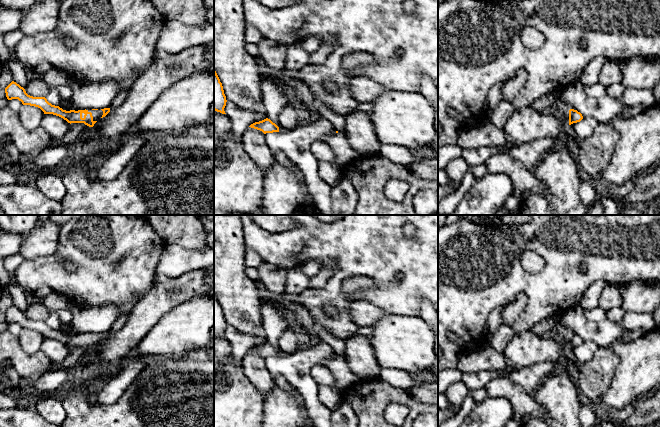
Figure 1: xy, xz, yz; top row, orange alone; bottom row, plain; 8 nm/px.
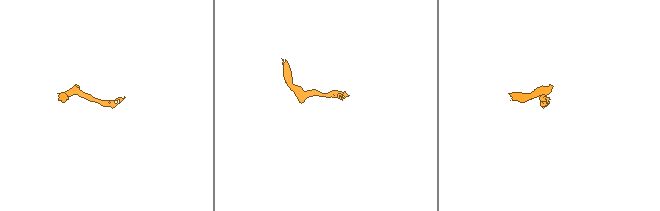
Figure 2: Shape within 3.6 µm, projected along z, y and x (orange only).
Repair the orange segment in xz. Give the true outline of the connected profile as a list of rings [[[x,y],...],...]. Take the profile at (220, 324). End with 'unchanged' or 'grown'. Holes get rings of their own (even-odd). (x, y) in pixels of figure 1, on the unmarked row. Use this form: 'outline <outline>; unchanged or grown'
outline [[[214,293],[214,334],[222,338],[226,338],[224,332],[226,330],[226,320],[224,318],[222,307]]]; unchanged

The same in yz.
outline [[[574,333],[569,334],[569,349],[580,346],[582,343],[583,340],[580,336]]]; unchanged

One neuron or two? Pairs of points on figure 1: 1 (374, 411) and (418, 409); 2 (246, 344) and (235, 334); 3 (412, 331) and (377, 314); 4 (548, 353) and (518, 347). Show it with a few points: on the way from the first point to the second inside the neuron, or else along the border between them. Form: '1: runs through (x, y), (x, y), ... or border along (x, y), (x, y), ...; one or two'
1: runs through (385, 400), (387, 398), (405, 398), (407, 400); one
2: runs through (243, 342), (238, 337); one
3: border along (388, 312), (372, 325); two
4: runs through (541, 350), (525, 350); one

